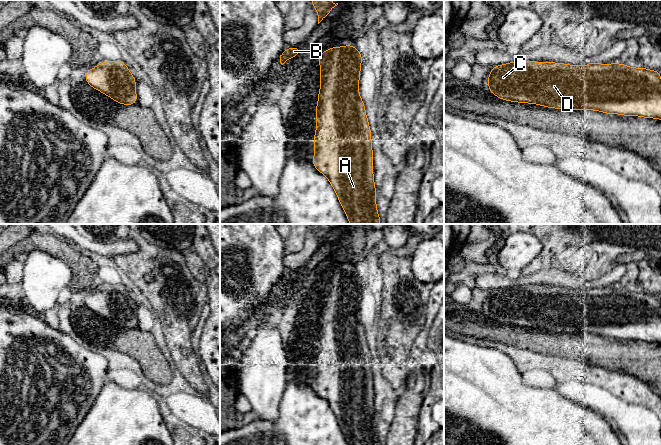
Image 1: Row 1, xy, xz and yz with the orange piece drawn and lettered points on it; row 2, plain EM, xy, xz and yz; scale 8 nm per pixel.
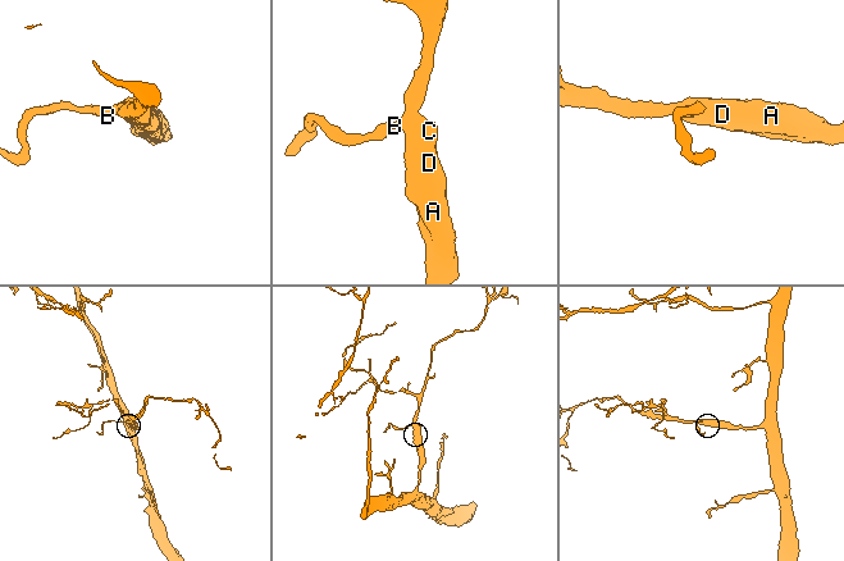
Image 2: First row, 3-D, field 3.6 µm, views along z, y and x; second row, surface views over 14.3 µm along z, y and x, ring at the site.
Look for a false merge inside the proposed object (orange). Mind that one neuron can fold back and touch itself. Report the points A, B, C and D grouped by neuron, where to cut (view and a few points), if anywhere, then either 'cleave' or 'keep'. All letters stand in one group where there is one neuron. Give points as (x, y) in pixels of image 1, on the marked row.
A B C D; no cut; keep

